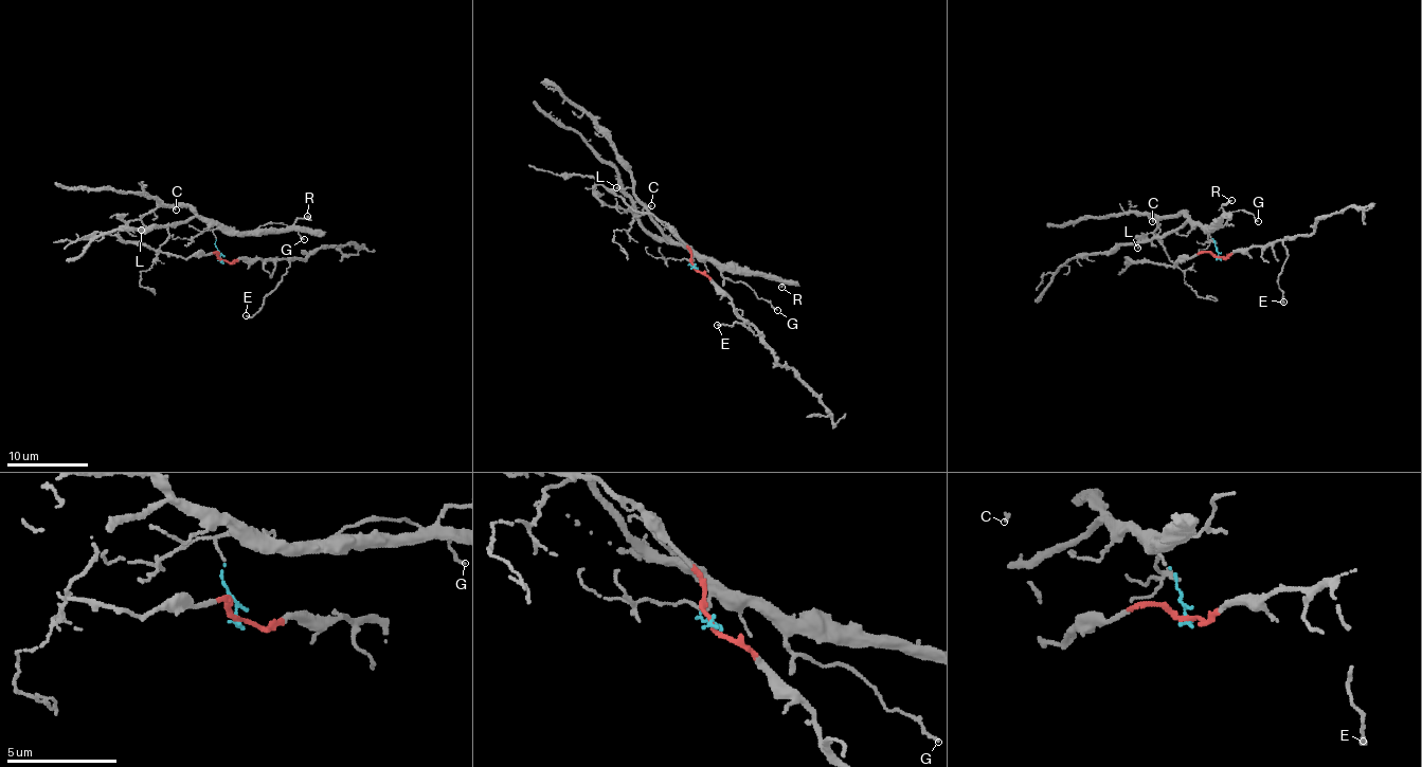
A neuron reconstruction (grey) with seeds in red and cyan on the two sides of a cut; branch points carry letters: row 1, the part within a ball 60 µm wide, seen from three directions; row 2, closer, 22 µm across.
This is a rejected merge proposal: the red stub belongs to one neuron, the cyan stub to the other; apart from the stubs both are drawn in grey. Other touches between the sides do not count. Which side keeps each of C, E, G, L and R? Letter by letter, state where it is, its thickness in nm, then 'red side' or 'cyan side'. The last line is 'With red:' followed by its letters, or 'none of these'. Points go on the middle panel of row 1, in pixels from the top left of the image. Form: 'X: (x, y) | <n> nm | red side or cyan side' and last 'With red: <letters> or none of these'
C: (651, 205) | 130 nm | cyan side
E: (717, 325) | 120 nm | red side
G: (777, 310) | 110 nm | cyan side
L: (616, 187) | 120 nm | cyan side
R: (781, 287) | 200 nm | cyan side
With red: E

